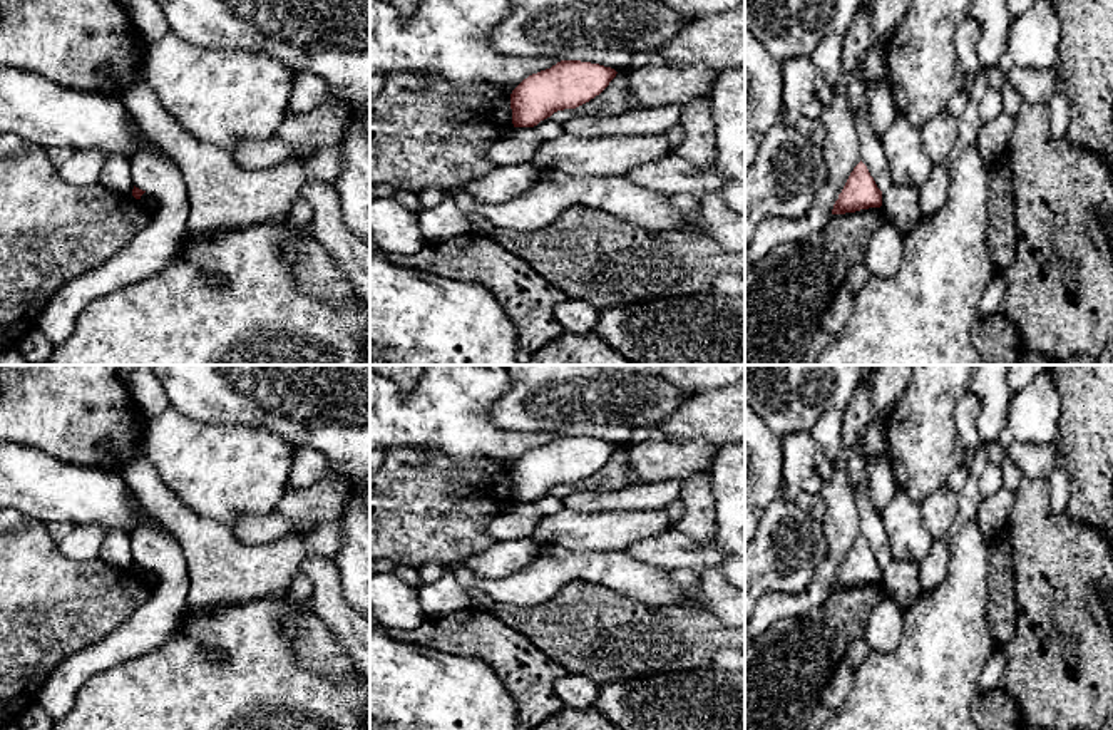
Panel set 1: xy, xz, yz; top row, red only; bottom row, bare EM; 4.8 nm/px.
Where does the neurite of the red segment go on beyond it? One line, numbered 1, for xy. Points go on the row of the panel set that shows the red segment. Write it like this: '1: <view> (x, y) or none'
1: none

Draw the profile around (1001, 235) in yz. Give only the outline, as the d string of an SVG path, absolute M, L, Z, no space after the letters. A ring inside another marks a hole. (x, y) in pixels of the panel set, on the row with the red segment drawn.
M1006 156L989 162L987 176L987 229L991 258L999 271L1016 256L1014 176Z

